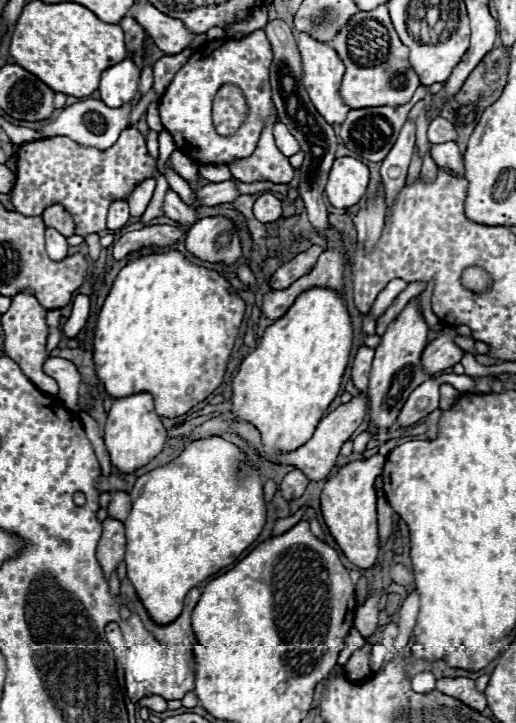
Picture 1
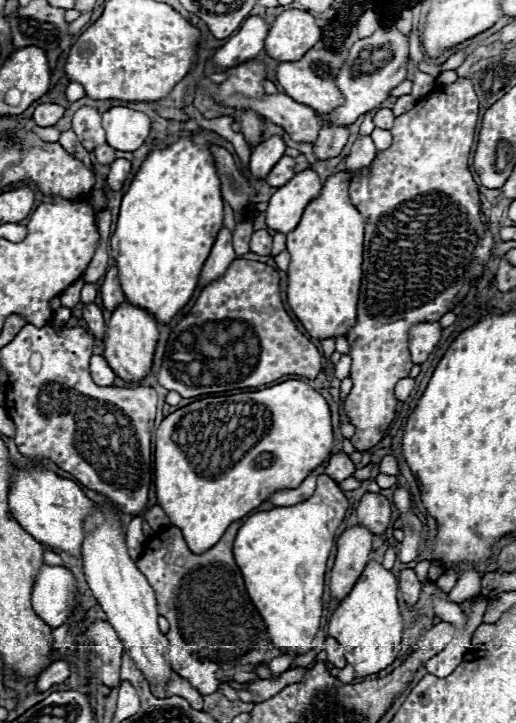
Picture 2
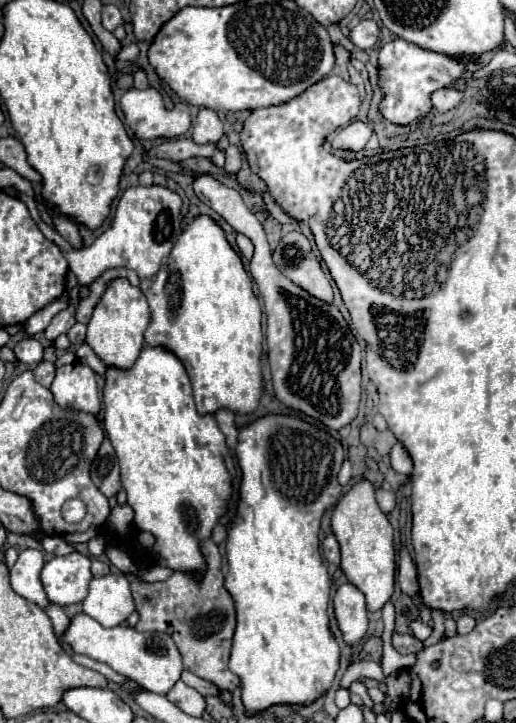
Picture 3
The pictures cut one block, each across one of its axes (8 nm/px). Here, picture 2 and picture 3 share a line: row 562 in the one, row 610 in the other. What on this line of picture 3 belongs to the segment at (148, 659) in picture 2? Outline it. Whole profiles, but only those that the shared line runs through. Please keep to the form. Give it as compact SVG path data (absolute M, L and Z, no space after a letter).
M122 572L94 578L82 604L84 614L98 620L102 626L120 626L136 610L130 582Z

